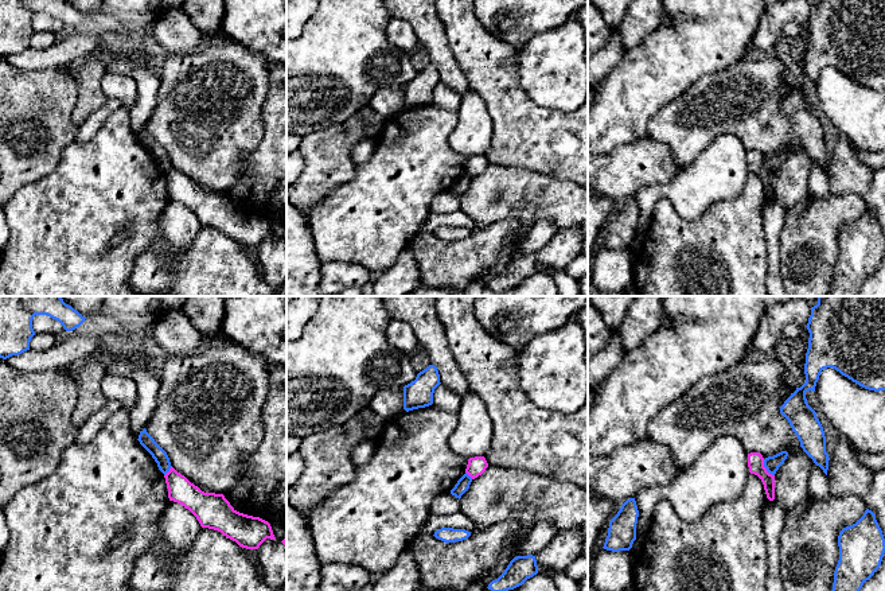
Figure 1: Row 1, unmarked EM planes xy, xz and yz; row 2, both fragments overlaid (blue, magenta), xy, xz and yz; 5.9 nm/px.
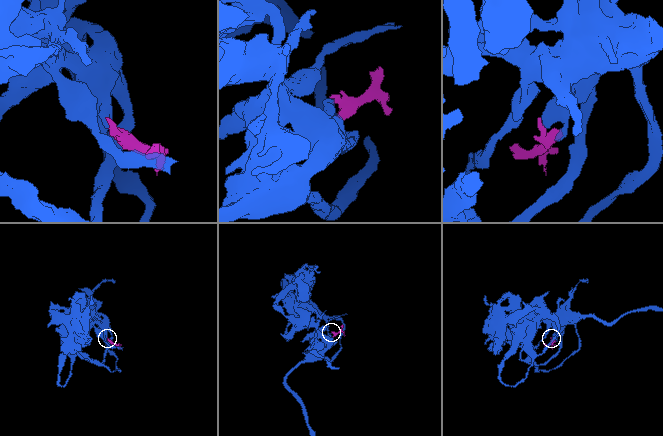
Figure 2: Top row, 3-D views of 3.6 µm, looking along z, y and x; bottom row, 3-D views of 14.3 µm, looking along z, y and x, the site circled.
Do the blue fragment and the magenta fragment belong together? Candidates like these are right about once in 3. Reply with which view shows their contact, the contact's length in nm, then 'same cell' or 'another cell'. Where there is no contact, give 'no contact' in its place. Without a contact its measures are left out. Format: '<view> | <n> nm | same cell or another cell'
yz | 120 nm | another cell

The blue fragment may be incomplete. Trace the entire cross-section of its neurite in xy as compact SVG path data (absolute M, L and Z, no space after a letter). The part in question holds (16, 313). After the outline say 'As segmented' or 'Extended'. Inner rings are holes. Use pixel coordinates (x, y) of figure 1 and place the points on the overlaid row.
M0 296L0 358L30 350L35 315L58 320L66 331L75 330L86 319L61 296Z. As segmented

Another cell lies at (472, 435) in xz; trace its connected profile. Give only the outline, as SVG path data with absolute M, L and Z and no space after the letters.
M469 389L461 396L459 423L449 436L452 452L464 456L486 456L491 447L492 421L482 398Z

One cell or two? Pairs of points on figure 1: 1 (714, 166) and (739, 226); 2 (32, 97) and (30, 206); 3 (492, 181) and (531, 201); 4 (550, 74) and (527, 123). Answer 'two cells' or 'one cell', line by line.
1: two cells
2: two cells
3: one cell
4: two cells

